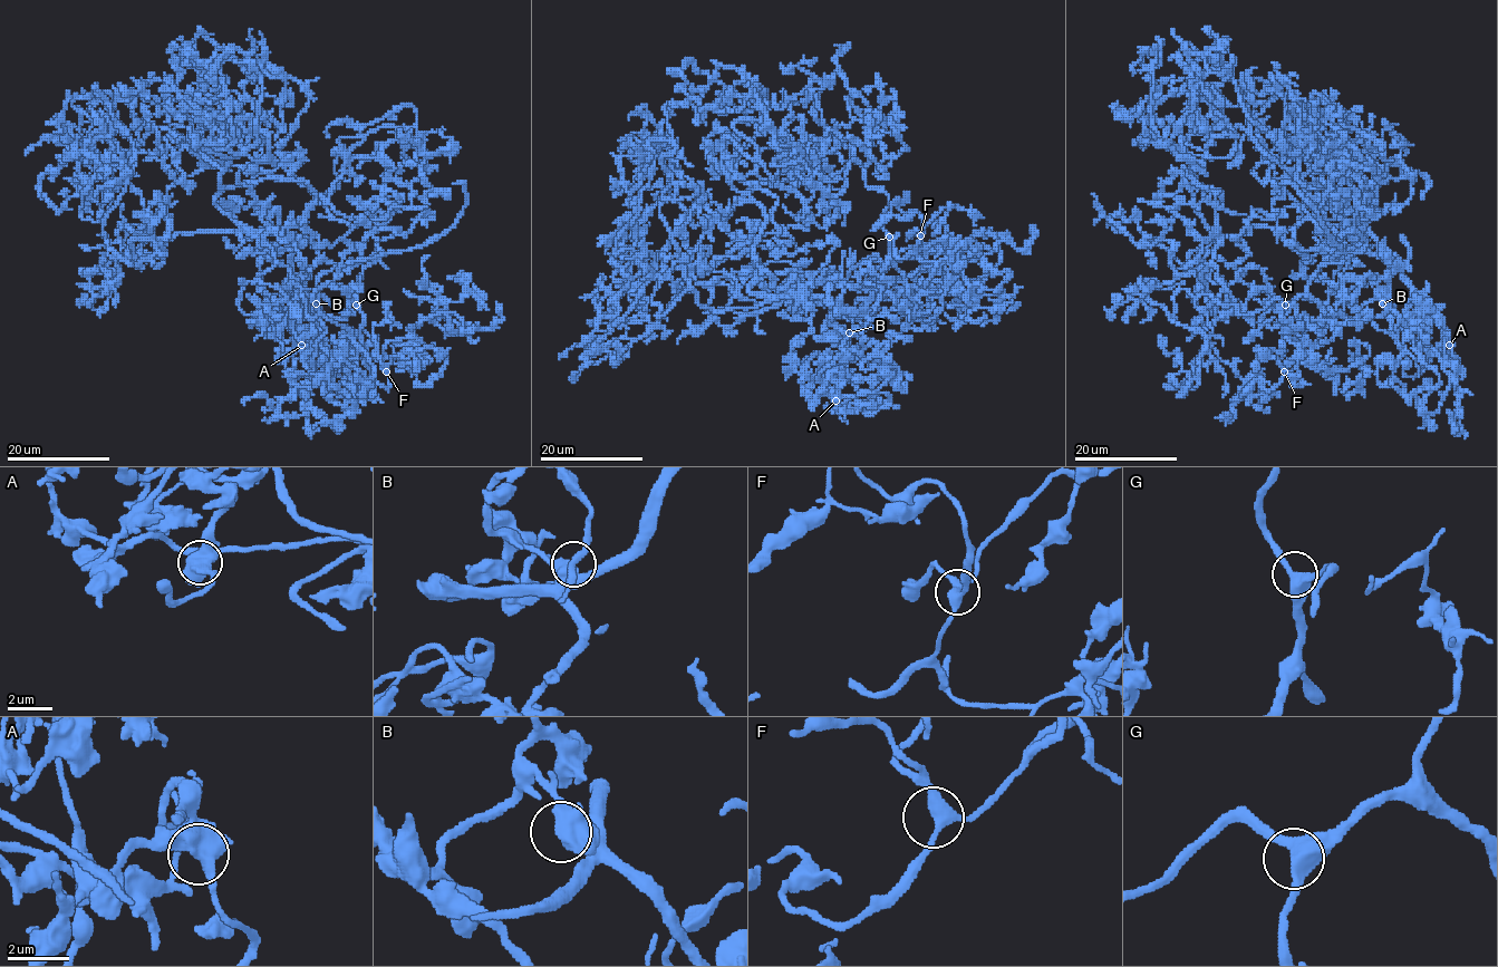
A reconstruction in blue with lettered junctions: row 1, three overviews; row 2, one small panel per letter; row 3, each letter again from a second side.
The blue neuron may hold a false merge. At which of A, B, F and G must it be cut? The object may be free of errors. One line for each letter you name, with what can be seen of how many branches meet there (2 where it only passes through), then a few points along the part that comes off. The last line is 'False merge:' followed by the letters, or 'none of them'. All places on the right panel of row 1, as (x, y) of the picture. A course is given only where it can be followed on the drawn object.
False merge: none of them

